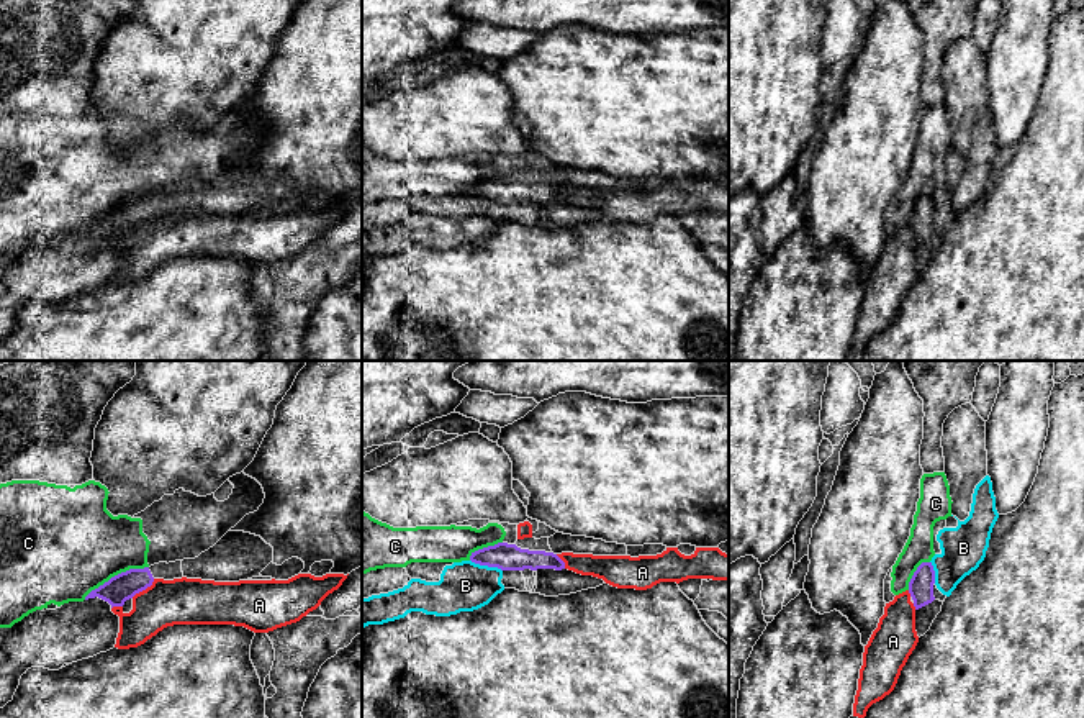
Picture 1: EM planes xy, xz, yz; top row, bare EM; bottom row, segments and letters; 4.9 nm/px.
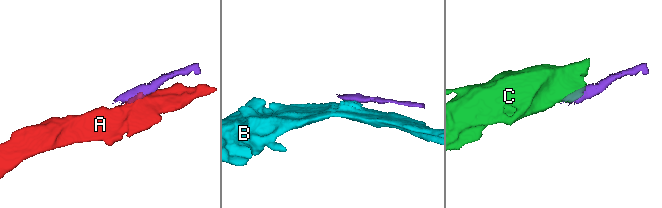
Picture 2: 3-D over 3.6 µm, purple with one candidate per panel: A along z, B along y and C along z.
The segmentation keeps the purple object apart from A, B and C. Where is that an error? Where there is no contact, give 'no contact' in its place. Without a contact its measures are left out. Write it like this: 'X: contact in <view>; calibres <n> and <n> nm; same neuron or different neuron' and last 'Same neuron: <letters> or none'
A: contact in xy; calibres 140 and 220 nm; different neuron
B: contact in xz; calibres 130 and 240 nm; different neuron
C: contact in xy; calibres 140 and 460 nm; different neuron
Same neuron: none

